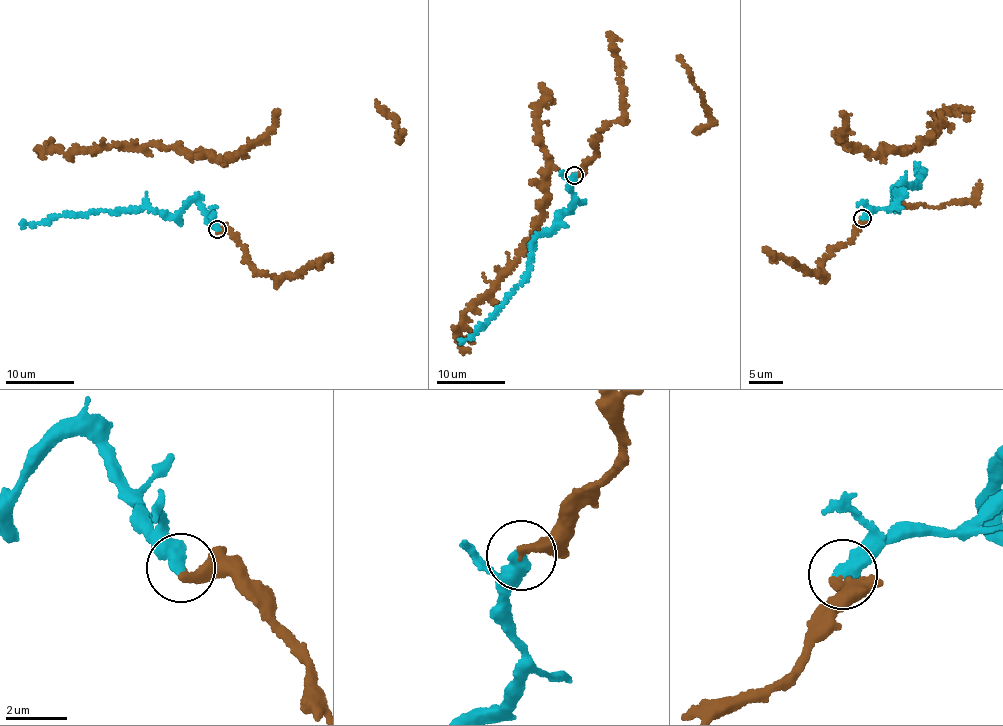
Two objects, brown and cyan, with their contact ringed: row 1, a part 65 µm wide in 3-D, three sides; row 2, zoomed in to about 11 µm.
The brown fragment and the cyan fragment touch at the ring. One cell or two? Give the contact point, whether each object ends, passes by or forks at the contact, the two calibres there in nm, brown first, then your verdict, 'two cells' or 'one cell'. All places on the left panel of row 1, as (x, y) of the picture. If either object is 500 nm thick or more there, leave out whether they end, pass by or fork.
at (217, 229); 360 nm thick on the brown side, 500 nm on the other; one cell

